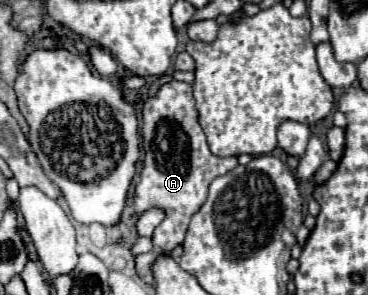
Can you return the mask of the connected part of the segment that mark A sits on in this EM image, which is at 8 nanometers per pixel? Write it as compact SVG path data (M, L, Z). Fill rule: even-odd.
M172 79L162 85L154 97L144 99L142 105L142 139L144 163L140 181L134 191L134 209L142 215L148 209L162 209L164 219L152 235L152 243L162 253L170 253L184 241L190 217L204 205L210 183L226 175L238 165L236 157L216 157L210 153L204 131L194 109L192 85Z

